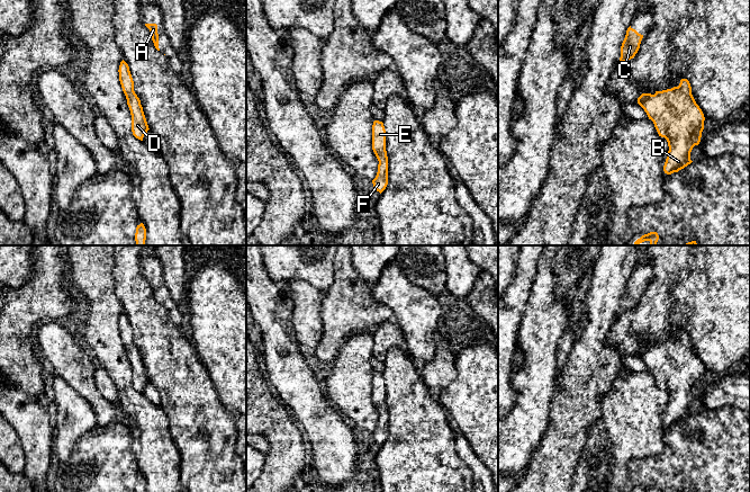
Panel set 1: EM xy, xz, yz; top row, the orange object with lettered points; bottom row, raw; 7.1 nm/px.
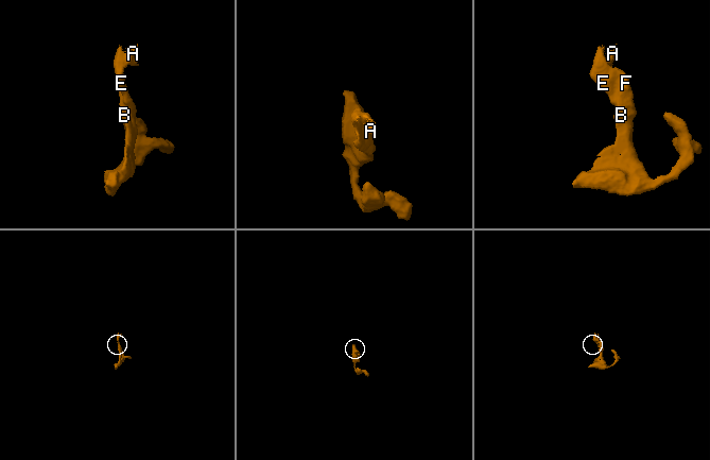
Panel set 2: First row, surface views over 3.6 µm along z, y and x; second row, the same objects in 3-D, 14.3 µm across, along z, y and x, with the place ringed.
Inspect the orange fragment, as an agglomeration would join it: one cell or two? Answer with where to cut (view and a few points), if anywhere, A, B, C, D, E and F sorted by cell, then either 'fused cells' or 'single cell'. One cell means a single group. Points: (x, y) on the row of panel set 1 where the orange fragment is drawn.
no cut; A B C D E F; single cell

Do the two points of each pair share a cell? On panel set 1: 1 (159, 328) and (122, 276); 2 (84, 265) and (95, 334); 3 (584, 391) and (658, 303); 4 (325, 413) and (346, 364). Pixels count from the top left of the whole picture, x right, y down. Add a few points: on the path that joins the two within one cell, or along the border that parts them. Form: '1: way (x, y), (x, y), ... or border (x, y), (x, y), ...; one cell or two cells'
1: way (146, 315), (138, 304), (133, 288); one cell
2: way (92, 282), (95, 285), (95, 318); one cell
3: border (612, 324), (605, 342), (616, 351), (621, 361); two cells
4: border (323, 385), (326, 397), (348, 420); two cells

